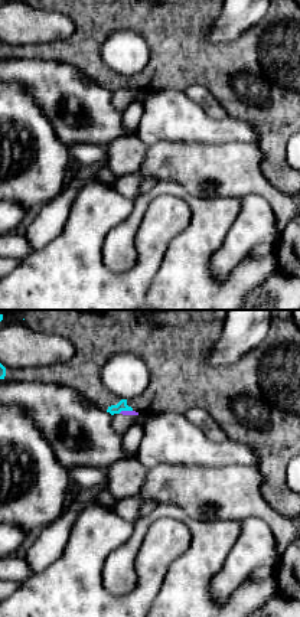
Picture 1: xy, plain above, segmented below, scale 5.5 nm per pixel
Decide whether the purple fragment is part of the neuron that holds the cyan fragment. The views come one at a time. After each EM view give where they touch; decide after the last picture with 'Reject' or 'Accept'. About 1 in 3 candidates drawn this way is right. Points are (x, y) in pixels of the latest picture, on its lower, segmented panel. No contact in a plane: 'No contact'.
Touches cyan at (124, 410)

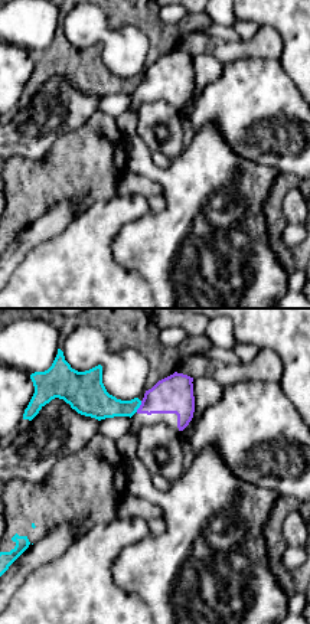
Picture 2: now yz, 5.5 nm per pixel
Touches cyan at (139, 407)

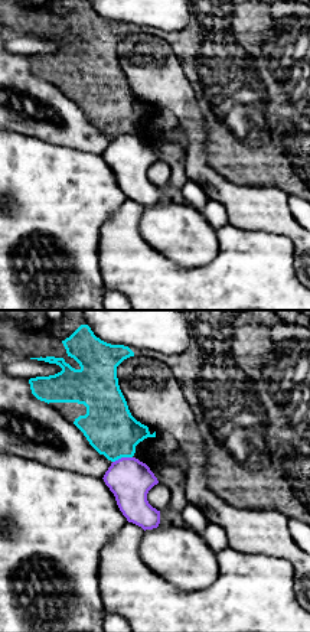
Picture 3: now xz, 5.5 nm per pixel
Touches cyan at (121, 456)

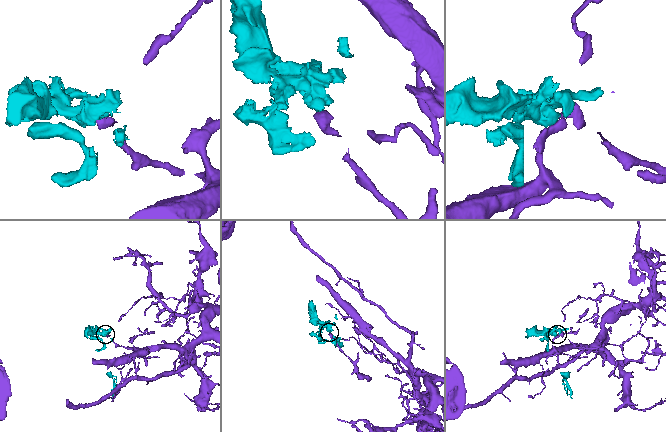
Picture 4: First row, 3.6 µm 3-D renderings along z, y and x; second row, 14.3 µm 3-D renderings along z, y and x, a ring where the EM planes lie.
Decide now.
Reject

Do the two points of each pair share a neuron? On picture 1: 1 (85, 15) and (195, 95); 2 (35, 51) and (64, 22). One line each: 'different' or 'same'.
1: different
2: different

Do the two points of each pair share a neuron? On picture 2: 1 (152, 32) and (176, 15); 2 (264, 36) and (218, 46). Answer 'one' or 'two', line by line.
1: two
2: one

